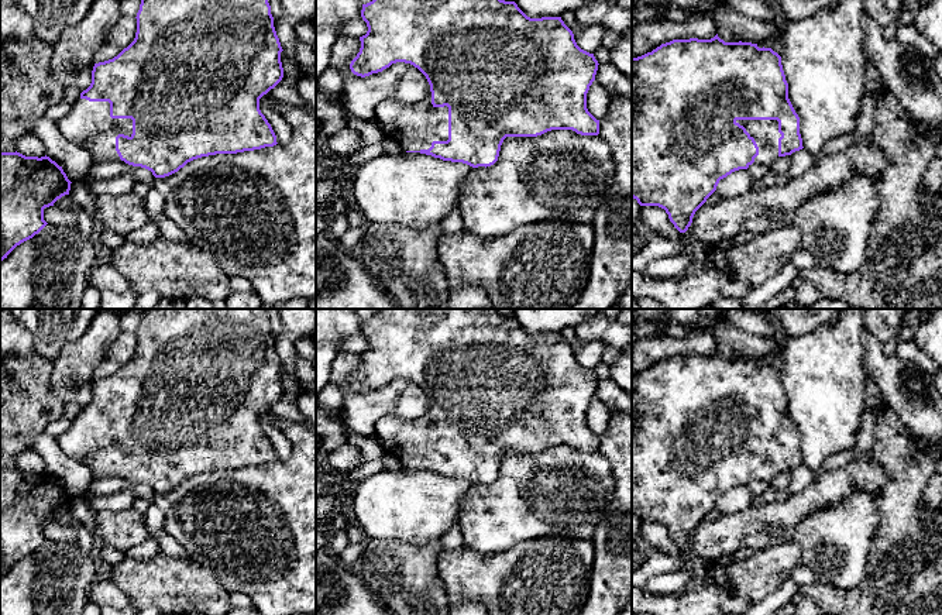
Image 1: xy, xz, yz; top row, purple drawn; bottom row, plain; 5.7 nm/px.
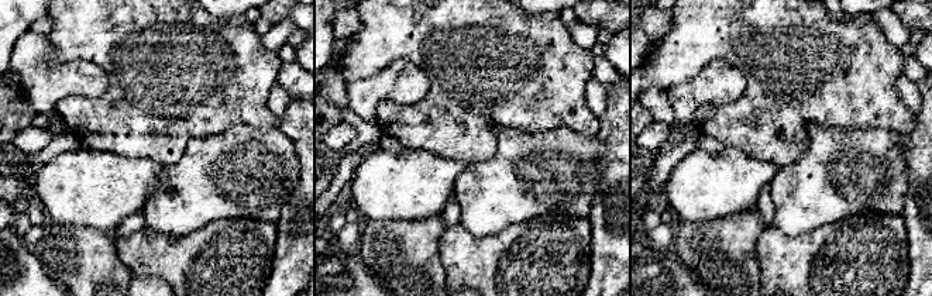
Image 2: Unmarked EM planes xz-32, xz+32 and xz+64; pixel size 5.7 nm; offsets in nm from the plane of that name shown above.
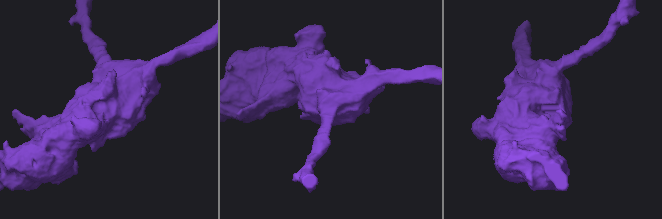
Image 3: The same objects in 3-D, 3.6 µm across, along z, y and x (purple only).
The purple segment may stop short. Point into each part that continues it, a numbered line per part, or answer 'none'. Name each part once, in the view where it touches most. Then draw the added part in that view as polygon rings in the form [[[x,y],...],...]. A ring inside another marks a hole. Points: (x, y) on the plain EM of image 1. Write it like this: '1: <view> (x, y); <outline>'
1: yz (766, 450); [[[736,436],[754,454],[759,471],[754,478],[769,484],[778,474],[778,437],[777,436]]]

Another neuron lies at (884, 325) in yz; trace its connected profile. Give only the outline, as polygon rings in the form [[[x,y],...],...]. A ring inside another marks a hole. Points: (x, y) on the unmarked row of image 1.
[[[864,309],[864,329],[881,343],[897,340],[907,309]]]

